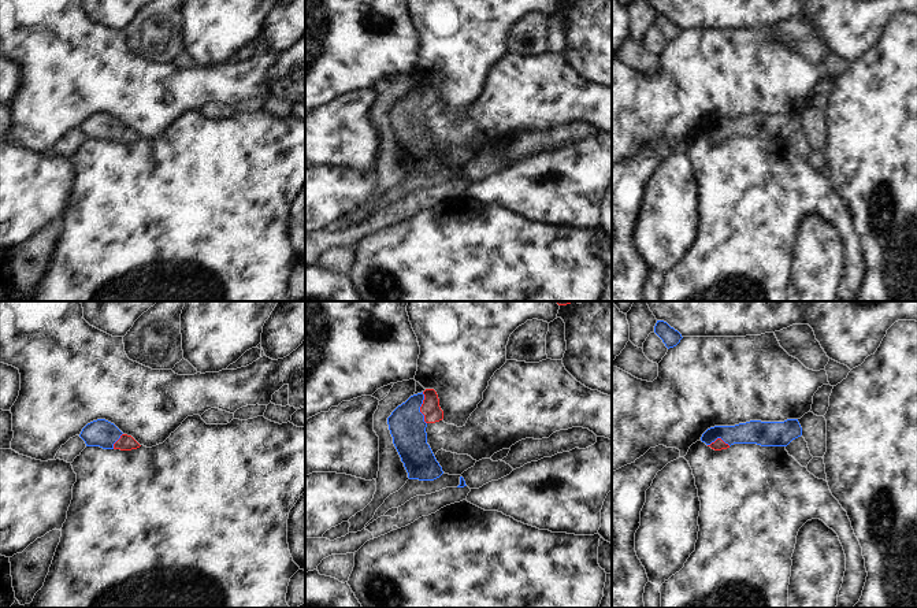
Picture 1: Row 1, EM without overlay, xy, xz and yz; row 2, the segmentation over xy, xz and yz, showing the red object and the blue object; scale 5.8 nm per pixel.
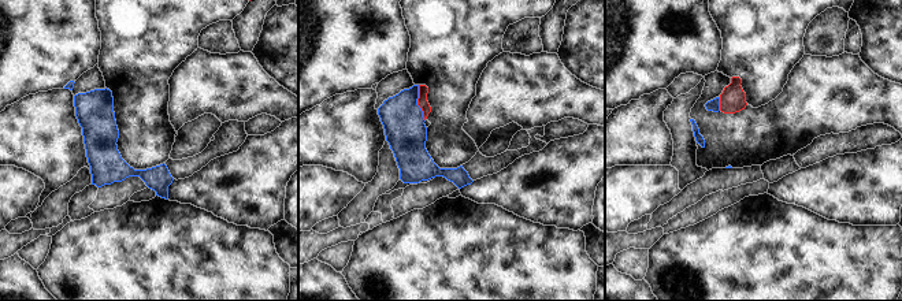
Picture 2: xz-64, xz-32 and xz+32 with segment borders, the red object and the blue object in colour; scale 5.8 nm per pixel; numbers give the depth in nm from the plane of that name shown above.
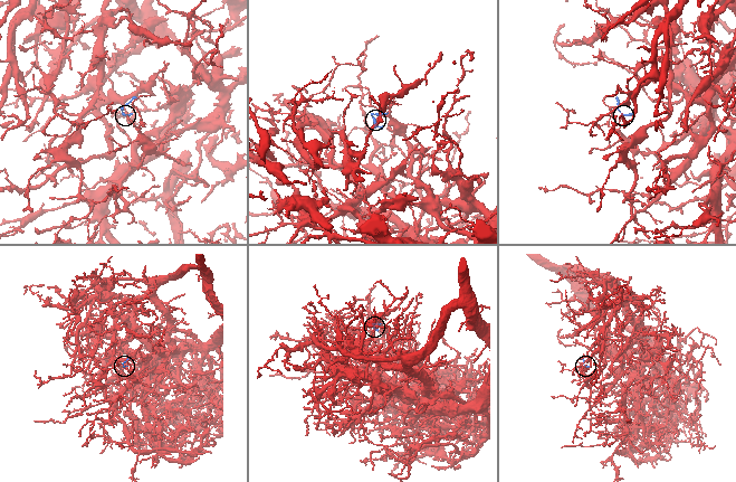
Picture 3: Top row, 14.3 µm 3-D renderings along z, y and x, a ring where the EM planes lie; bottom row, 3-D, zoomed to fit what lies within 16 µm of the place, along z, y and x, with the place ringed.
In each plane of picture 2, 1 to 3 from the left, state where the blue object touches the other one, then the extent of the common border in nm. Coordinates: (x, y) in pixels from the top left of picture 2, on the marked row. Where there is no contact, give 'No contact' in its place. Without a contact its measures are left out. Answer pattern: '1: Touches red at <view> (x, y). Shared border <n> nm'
1: No contact
2: Touches red at xz-32 (418, 103). Shared border 220 nm
3: Touches red at xz+32 (720, 104). Shared border 80 nm

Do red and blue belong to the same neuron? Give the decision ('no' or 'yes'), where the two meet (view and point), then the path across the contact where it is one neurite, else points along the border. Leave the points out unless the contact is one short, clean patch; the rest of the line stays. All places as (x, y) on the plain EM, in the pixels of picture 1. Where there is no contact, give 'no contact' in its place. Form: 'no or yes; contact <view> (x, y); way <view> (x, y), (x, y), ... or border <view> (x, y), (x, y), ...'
yes; contact xz (420, 102); way xz (430, 102), (420, 102), (407, 118)

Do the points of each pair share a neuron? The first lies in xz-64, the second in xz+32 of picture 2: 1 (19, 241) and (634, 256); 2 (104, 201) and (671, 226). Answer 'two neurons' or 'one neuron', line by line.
1: two neurons
2: one neuron

